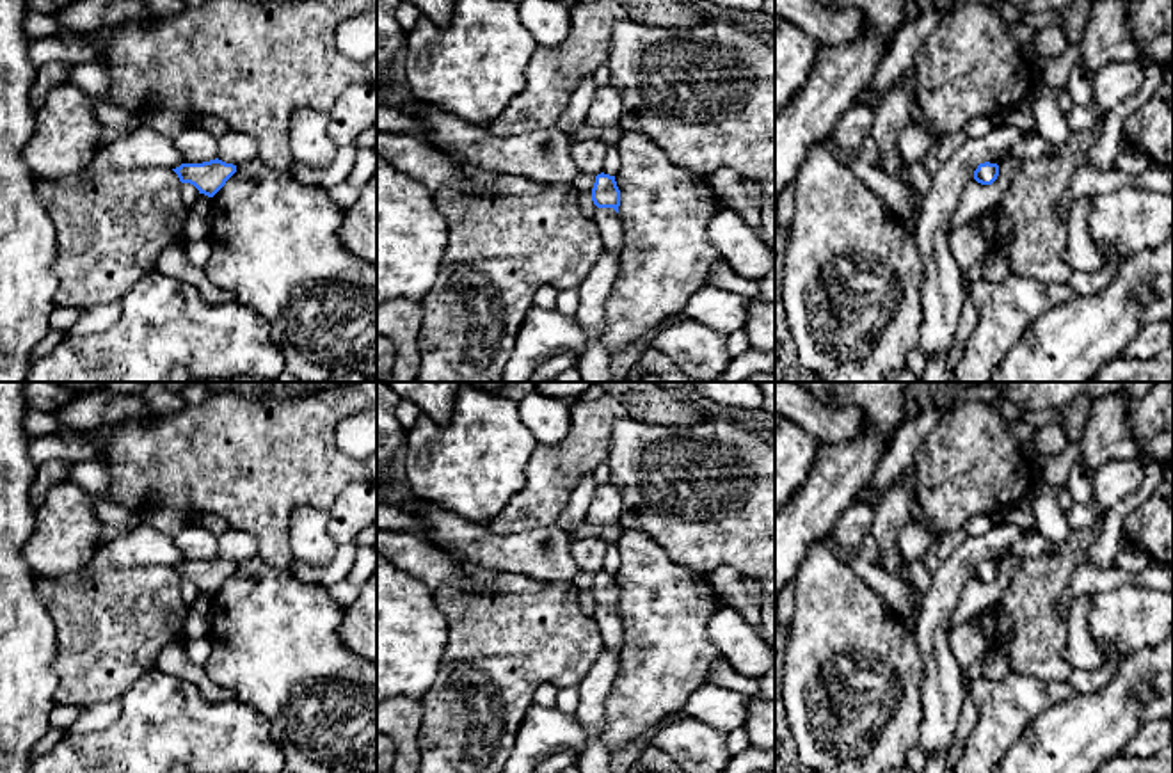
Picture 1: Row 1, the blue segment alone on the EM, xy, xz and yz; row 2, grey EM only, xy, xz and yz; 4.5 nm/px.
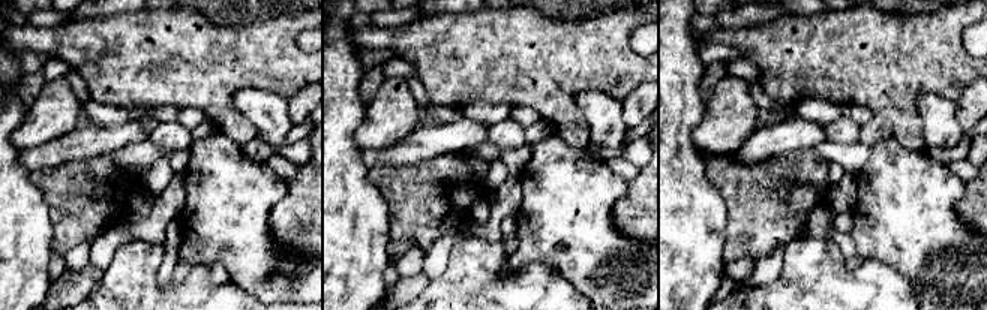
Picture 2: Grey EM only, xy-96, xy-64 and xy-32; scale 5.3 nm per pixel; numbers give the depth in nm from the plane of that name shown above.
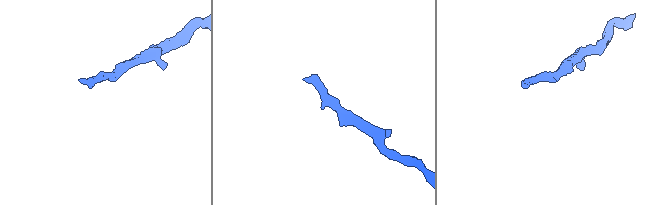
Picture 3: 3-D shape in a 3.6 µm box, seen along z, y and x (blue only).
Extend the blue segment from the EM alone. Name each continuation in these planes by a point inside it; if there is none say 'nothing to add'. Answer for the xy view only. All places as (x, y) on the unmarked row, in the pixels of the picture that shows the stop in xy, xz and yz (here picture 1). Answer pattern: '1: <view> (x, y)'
nothing to add

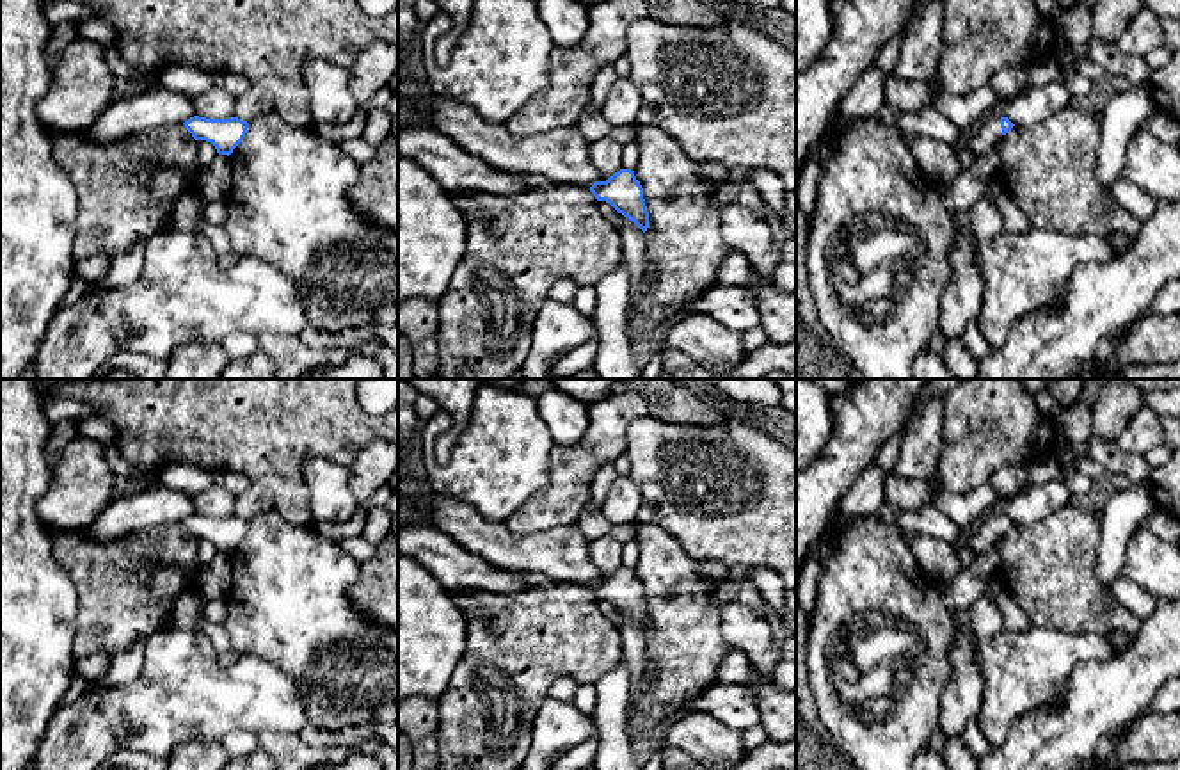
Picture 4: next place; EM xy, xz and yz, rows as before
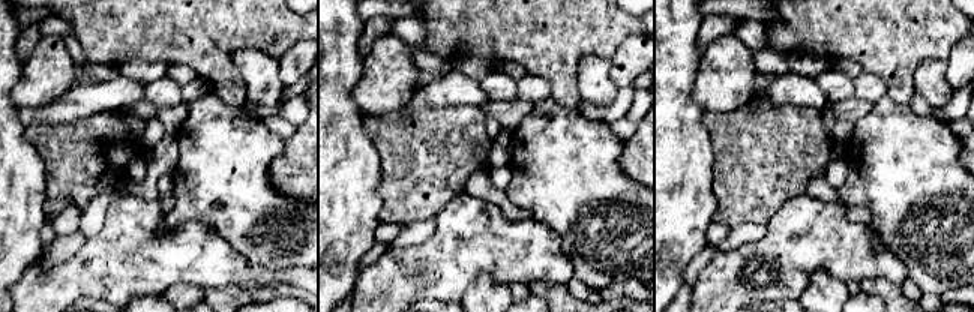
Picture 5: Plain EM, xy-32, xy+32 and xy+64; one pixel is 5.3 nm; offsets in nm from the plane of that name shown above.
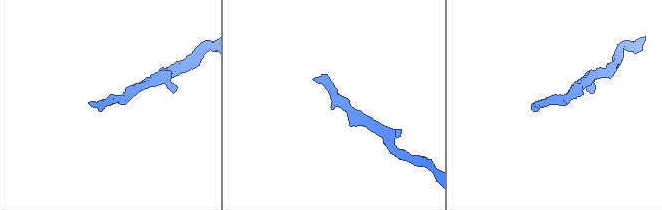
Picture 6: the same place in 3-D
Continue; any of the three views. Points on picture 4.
1: yz (988, 532)

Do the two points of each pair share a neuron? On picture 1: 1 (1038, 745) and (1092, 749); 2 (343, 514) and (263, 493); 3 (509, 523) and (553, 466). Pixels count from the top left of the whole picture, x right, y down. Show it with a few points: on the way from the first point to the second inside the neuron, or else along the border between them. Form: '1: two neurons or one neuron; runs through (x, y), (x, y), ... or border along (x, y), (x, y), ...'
1: one neuron; runs through (1051, 745), (1079, 745)
2: two neurons; border along (358, 480), (327, 510)
3: one neuron; runs through (523, 509), (551, 480)

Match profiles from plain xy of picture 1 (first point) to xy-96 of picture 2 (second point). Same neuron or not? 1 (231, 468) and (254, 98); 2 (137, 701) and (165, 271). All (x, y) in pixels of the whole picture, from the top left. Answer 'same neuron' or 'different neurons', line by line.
1: different neurons
2: different neurons

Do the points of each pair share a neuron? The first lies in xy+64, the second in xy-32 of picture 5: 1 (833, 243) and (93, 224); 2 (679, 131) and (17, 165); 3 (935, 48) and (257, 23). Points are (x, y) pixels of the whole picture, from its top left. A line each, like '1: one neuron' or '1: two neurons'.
1: two neurons
2: one neuron
3: one neuron

